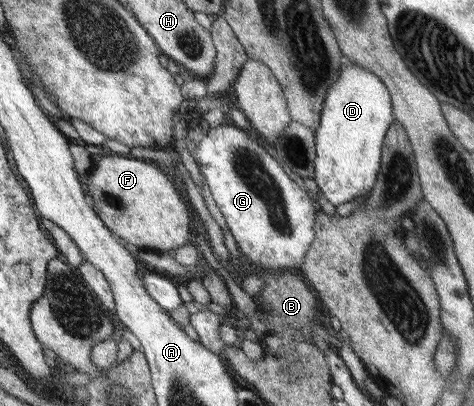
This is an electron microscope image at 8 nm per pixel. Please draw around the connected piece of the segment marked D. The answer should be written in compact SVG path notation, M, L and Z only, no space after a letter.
M345 60L339 72L339 79L330 86L322 110L321 124L316 128L317 159L314 160L314 180L320 194L333 206L347 204L374 190L378 172L382 168L382 150L385 146L386 132L394 120L393 101L390 91L375 74Z

